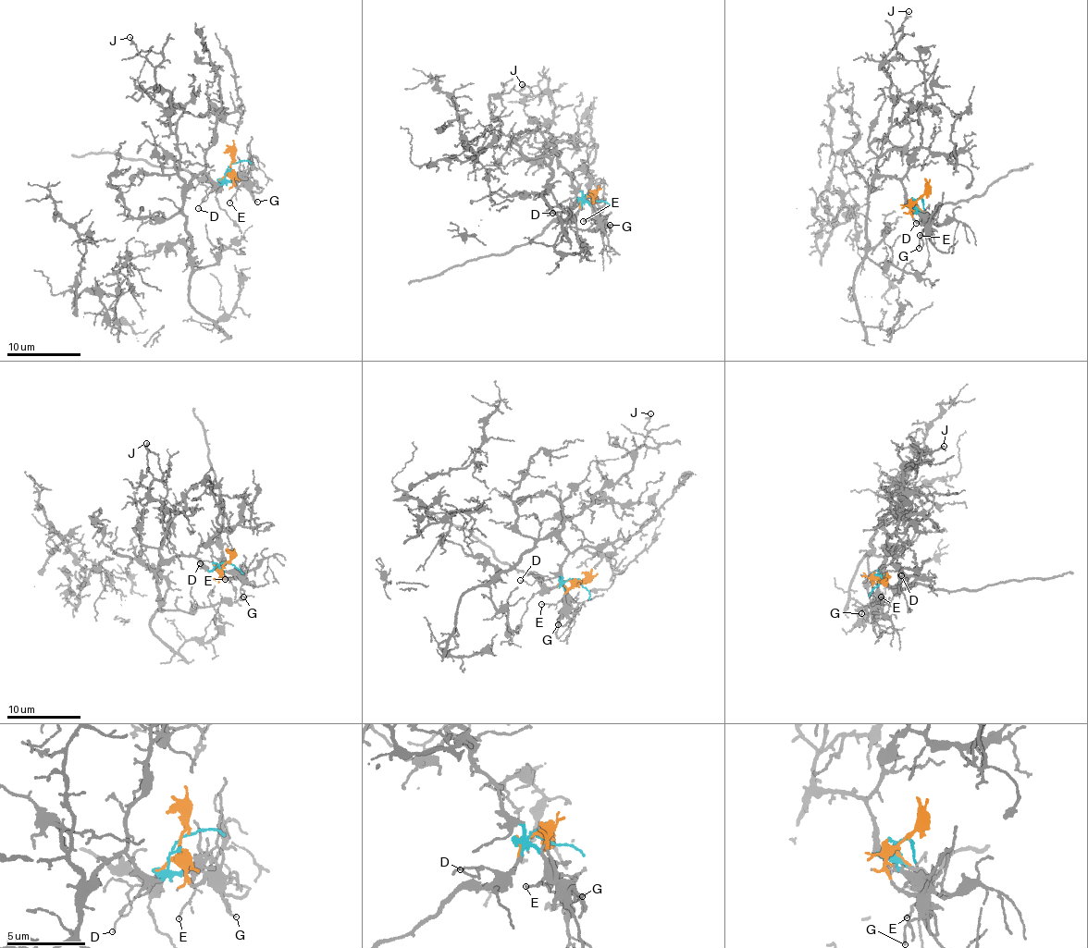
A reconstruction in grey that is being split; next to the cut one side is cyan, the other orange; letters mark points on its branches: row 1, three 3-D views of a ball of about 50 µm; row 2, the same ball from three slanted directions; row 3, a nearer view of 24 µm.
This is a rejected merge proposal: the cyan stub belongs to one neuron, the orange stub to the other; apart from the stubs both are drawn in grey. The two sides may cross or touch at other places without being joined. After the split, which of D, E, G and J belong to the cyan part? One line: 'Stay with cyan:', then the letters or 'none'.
Stay with cyan: E, J

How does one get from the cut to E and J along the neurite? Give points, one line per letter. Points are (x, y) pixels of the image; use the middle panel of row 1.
E: (592, 197), (585, 196), (592, 209), (591, 217), (583, 220)
J: (592, 197), (582, 193), (558, 161), (548, 130), (555, 105), (549, 95), (522, 85)

